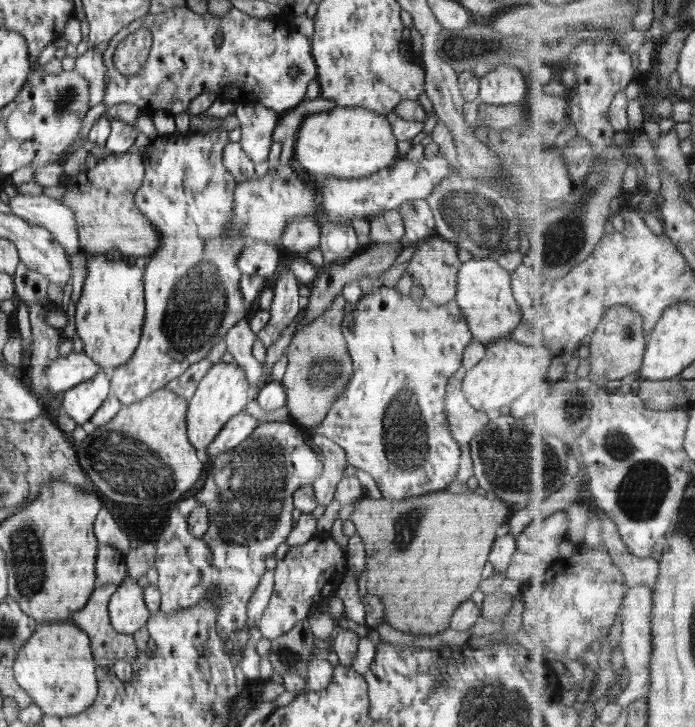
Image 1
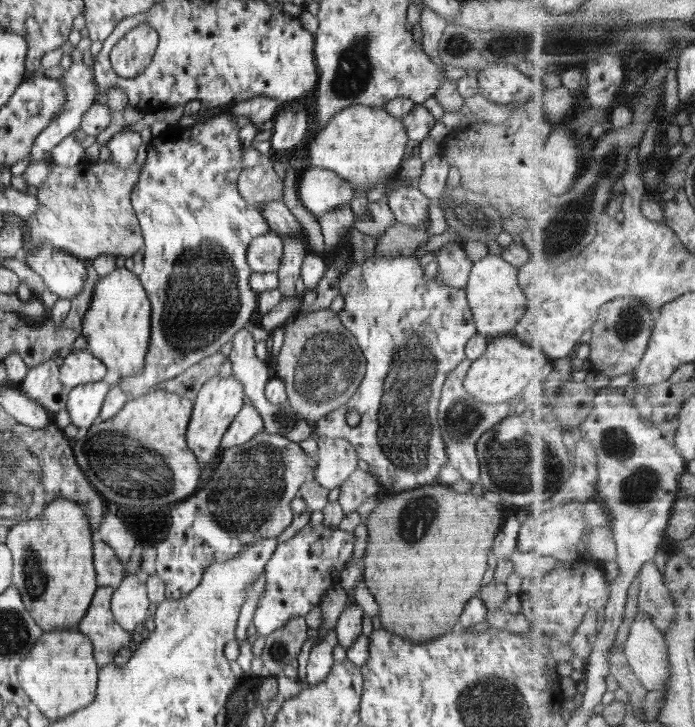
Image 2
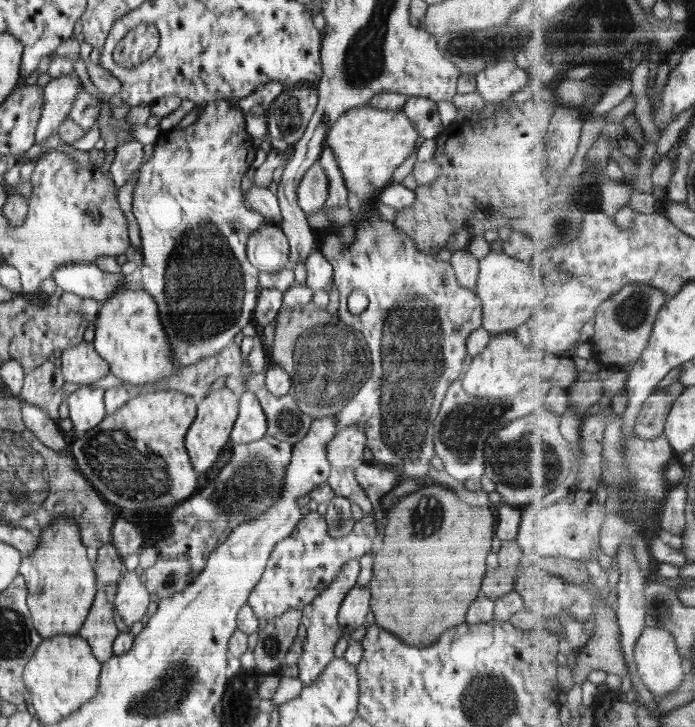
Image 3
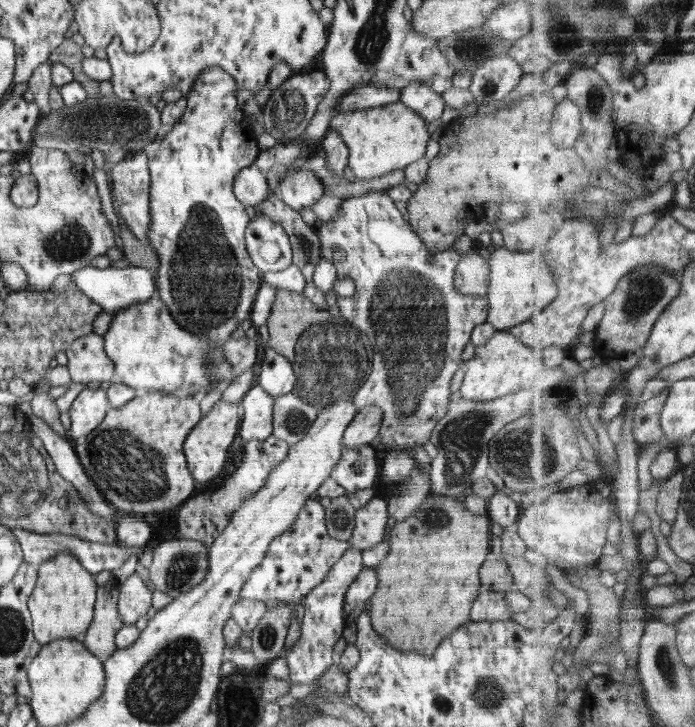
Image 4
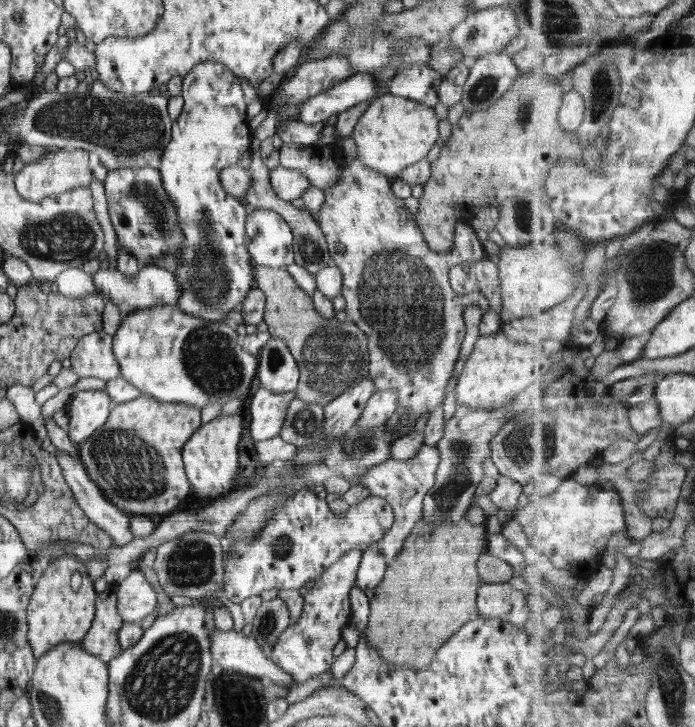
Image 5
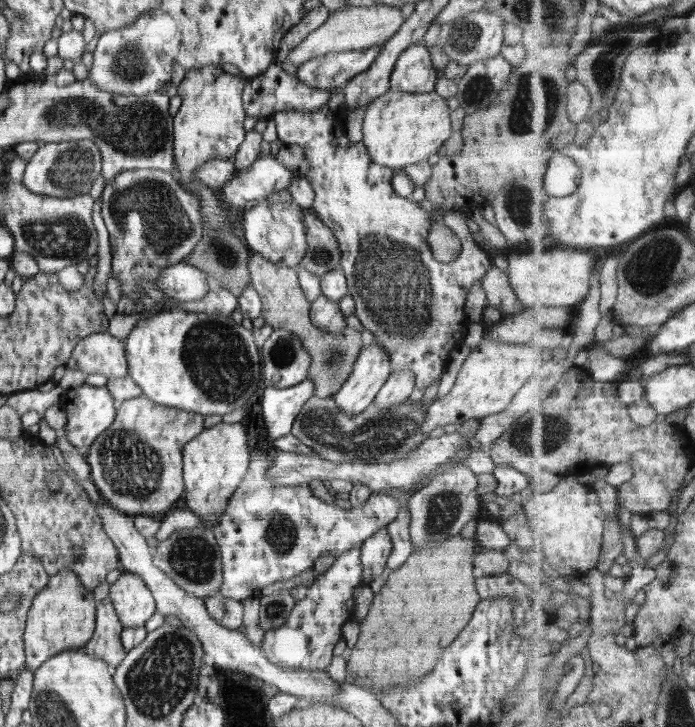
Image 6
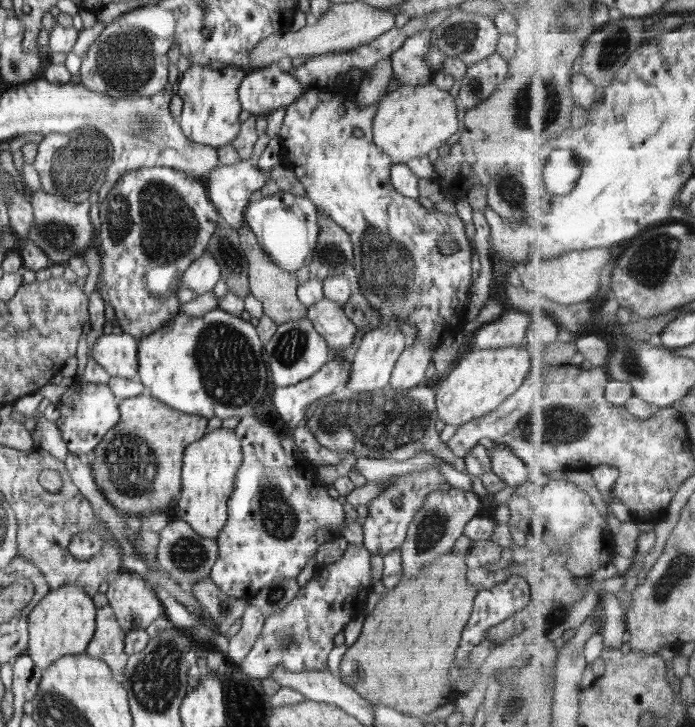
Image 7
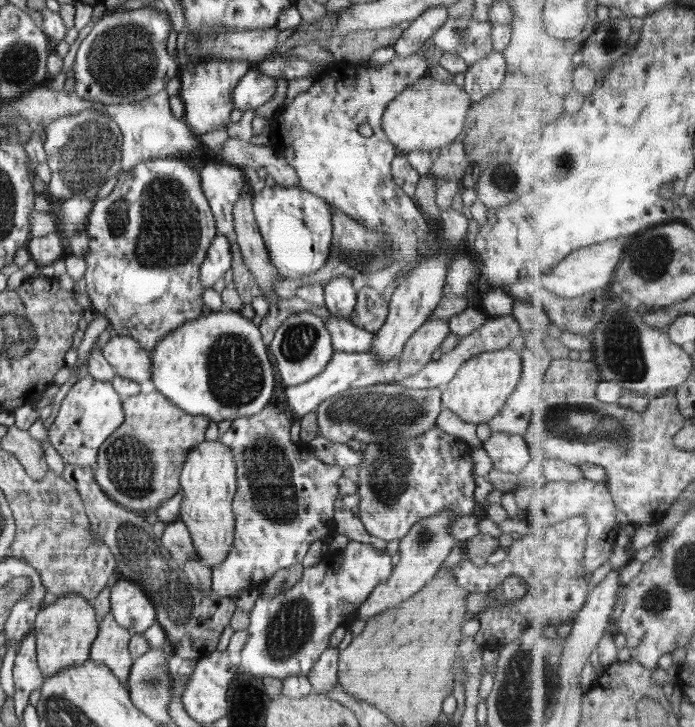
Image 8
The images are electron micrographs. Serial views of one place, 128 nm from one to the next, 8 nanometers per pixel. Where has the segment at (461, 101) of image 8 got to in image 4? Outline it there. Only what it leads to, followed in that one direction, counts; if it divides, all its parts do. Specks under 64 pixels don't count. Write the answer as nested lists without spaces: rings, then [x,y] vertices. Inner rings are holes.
[[[399,101],[340,113],[334,129],[339,130],[346,147],[350,149],[348,166],[354,176],[370,180],[394,170],[406,169],[412,162],[425,157],[427,142],[431,139],[427,125],[419,114]]]

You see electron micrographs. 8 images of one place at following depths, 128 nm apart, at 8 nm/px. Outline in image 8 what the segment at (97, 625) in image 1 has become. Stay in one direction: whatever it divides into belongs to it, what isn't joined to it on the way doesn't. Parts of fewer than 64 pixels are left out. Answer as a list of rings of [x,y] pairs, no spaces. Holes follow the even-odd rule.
[[[110,612],[99,622],[99,632],[89,652],[90,660],[106,665],[124,685],[134,660],[129,651],[130,640],[130,632],[119,626]]]

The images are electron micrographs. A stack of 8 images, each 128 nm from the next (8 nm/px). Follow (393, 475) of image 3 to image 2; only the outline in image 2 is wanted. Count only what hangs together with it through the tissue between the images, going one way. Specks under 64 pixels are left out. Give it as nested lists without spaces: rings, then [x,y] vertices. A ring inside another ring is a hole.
[[[357,468],[341,484],[338,503],[342,505],[342,511],[346,514],[356,511],[370,496],[382,497],[384,495],[384,489],[377,478],[368,471]]]

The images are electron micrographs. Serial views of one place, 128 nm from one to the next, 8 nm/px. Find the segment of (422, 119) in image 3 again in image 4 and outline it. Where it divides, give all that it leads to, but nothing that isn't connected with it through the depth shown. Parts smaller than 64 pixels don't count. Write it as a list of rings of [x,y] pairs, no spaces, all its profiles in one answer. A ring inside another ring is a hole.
[[[410,83],[401,88],[400,102],[419,114],[427,123],[438,120],[443,115],[445,103],[442,95],[434,93],[426,83]]]

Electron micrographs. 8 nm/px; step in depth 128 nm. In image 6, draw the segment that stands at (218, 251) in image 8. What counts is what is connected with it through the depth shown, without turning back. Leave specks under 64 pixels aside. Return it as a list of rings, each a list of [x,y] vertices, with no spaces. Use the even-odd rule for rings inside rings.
[[[180,262],[162,270],[156,286],[167,297],[181,303],[201,299],[213,284],[206,272],[191,264]]]

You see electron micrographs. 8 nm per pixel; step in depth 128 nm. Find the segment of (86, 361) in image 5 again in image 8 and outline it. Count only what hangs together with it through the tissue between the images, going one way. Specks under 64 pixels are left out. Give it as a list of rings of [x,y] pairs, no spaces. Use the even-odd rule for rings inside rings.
[[[116,335],[101,350],[116,375],[142,384],[151,380],[151,353],[132,337]]]

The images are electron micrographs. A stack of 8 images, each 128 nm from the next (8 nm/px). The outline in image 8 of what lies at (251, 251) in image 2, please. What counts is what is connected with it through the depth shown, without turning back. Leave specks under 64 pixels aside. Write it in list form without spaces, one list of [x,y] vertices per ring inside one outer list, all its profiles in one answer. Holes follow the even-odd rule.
[[[265,186],[253,200],[253,213],[272,264],[284,279],[317,274],[331,252],[334,210],[317,194],[298,186]]]

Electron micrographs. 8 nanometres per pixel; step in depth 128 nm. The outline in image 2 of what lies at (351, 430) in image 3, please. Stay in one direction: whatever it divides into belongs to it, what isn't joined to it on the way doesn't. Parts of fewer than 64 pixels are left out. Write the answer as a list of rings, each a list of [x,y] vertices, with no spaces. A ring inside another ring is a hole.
[[[316,438],[318,445],[318,461],[314,480],[328,491],[340,487],[341,484],[358,467],[358,458],[354,447],[343,438]]]

